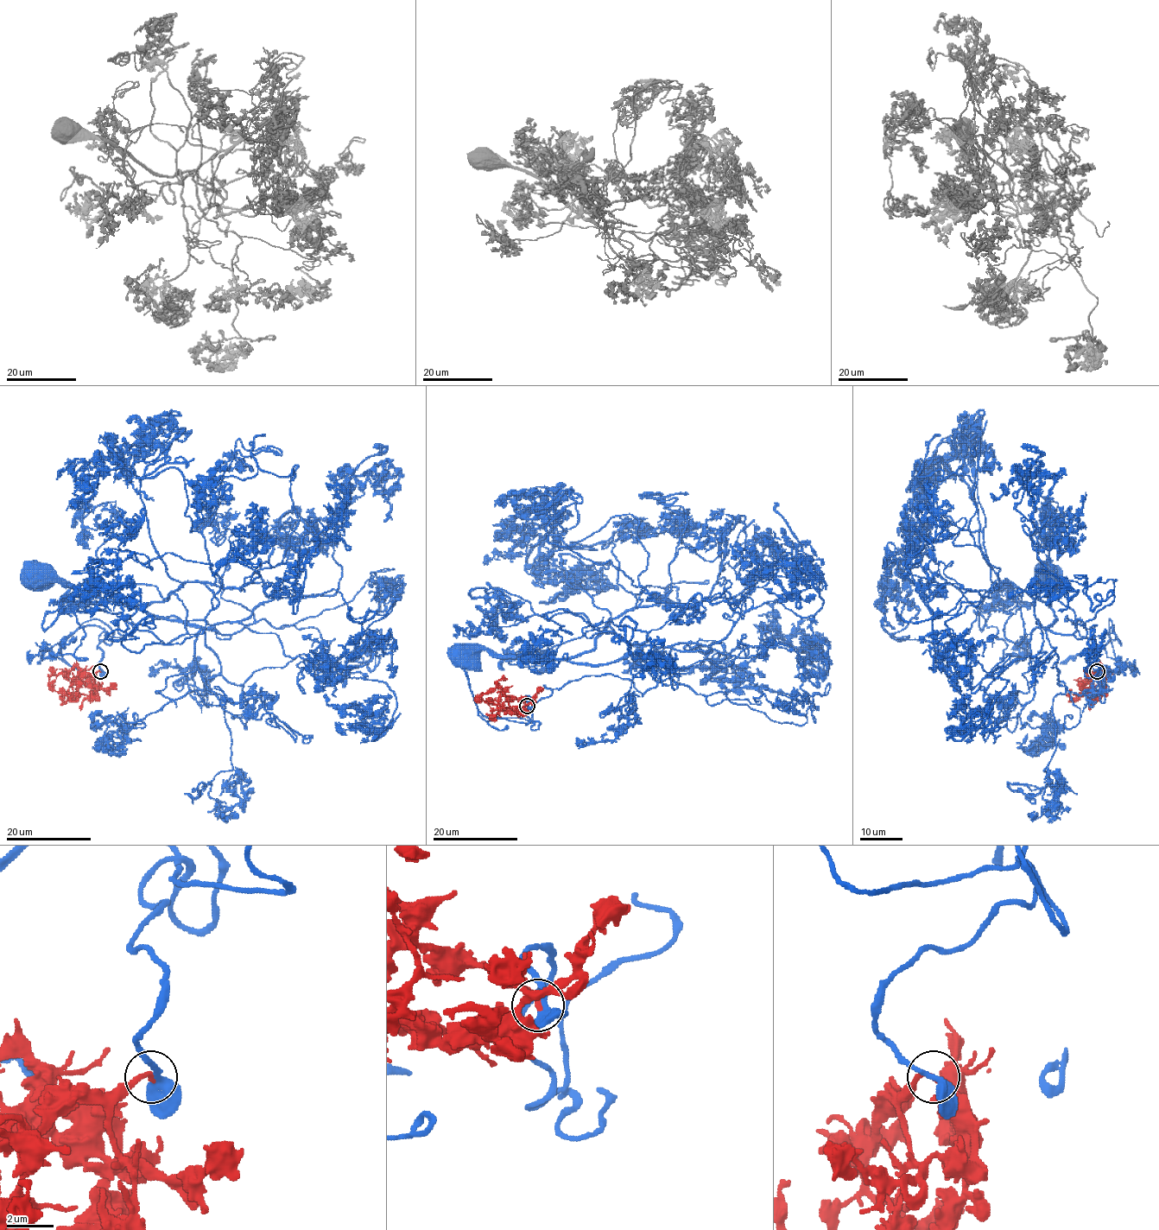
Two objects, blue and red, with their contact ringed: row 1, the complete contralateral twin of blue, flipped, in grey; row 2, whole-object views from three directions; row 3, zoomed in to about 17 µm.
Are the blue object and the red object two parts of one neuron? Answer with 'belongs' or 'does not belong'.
belongs

